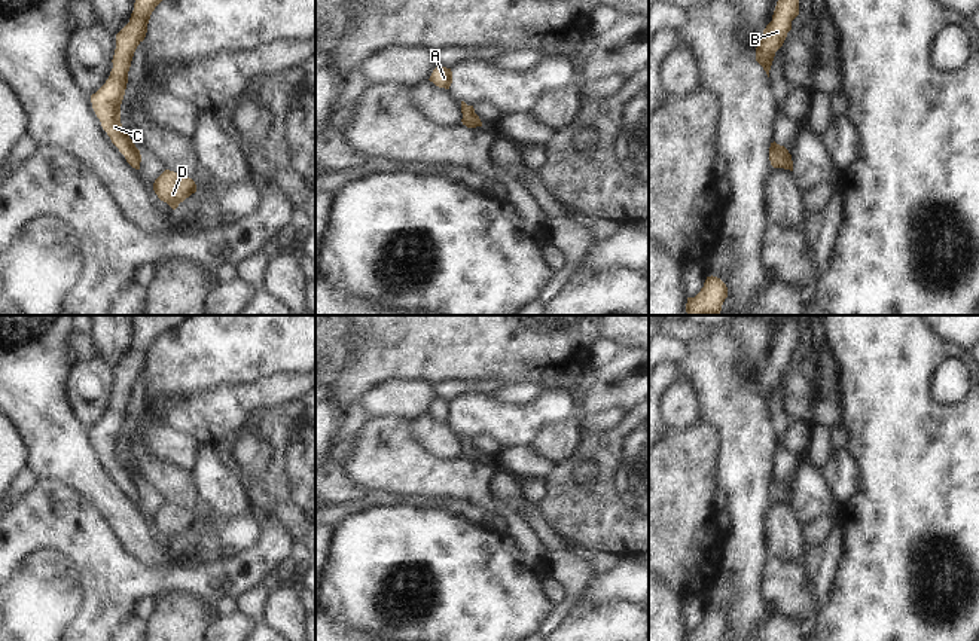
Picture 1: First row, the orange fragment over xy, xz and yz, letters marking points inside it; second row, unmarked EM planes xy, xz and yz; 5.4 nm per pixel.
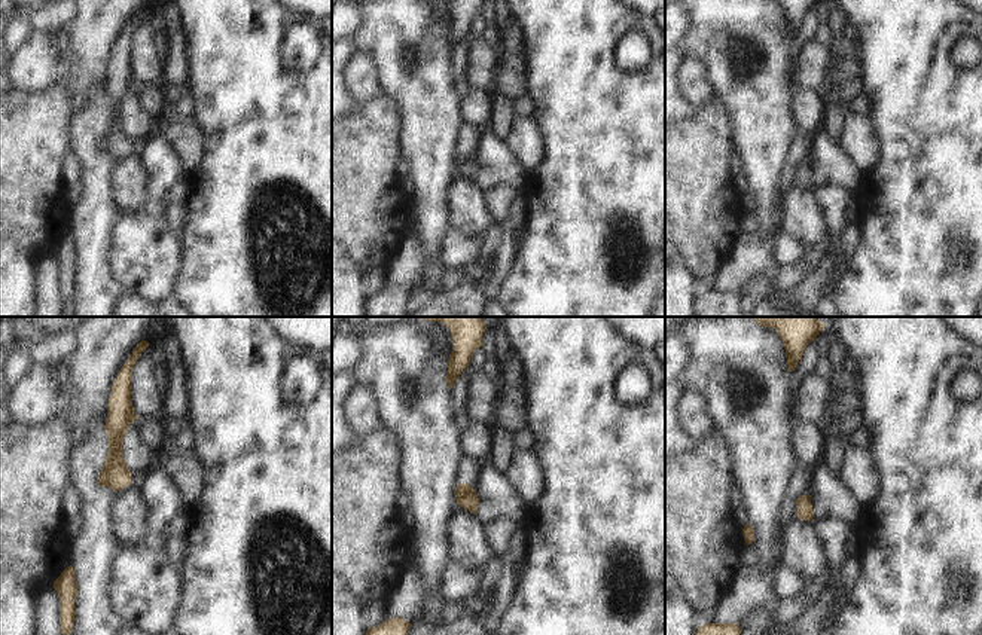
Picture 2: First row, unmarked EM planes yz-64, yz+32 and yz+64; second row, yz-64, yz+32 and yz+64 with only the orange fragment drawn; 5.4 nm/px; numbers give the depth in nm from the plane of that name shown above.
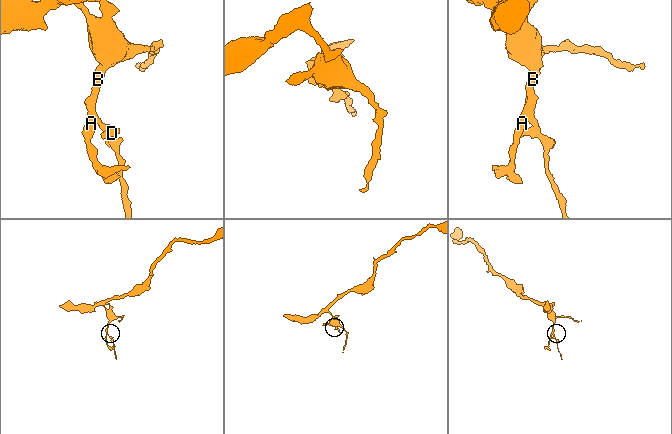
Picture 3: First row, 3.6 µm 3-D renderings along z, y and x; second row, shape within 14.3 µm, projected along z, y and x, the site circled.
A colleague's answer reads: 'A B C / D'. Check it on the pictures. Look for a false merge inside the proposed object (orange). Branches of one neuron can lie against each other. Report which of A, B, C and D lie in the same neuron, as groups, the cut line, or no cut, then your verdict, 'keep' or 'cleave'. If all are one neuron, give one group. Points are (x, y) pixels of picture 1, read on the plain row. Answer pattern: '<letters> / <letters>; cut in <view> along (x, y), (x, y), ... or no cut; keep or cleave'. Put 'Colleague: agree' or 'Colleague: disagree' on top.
Colleague: disagree
A B C D; no cut; keep

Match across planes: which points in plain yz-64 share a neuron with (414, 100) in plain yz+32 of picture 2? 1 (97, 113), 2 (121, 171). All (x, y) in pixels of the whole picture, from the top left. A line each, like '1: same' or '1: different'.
1: same
2: different

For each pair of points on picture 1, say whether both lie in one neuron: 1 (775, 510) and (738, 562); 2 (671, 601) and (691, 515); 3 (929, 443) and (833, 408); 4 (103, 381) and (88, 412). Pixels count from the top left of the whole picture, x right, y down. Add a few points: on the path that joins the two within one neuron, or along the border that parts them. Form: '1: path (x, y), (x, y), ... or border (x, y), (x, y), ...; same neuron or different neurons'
1: border (772, 500), (766, 507), (768, 555); different neurons
2: border (664, 576), (683, 598); different neurons
3: border (841, 375), (839, 423); different neurons
4: path (98, 388), (98, 399), (94, 405); same neuron

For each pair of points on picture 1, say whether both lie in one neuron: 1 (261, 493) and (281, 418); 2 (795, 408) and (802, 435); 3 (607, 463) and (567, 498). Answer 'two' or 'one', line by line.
1: one
2: two
3: one

